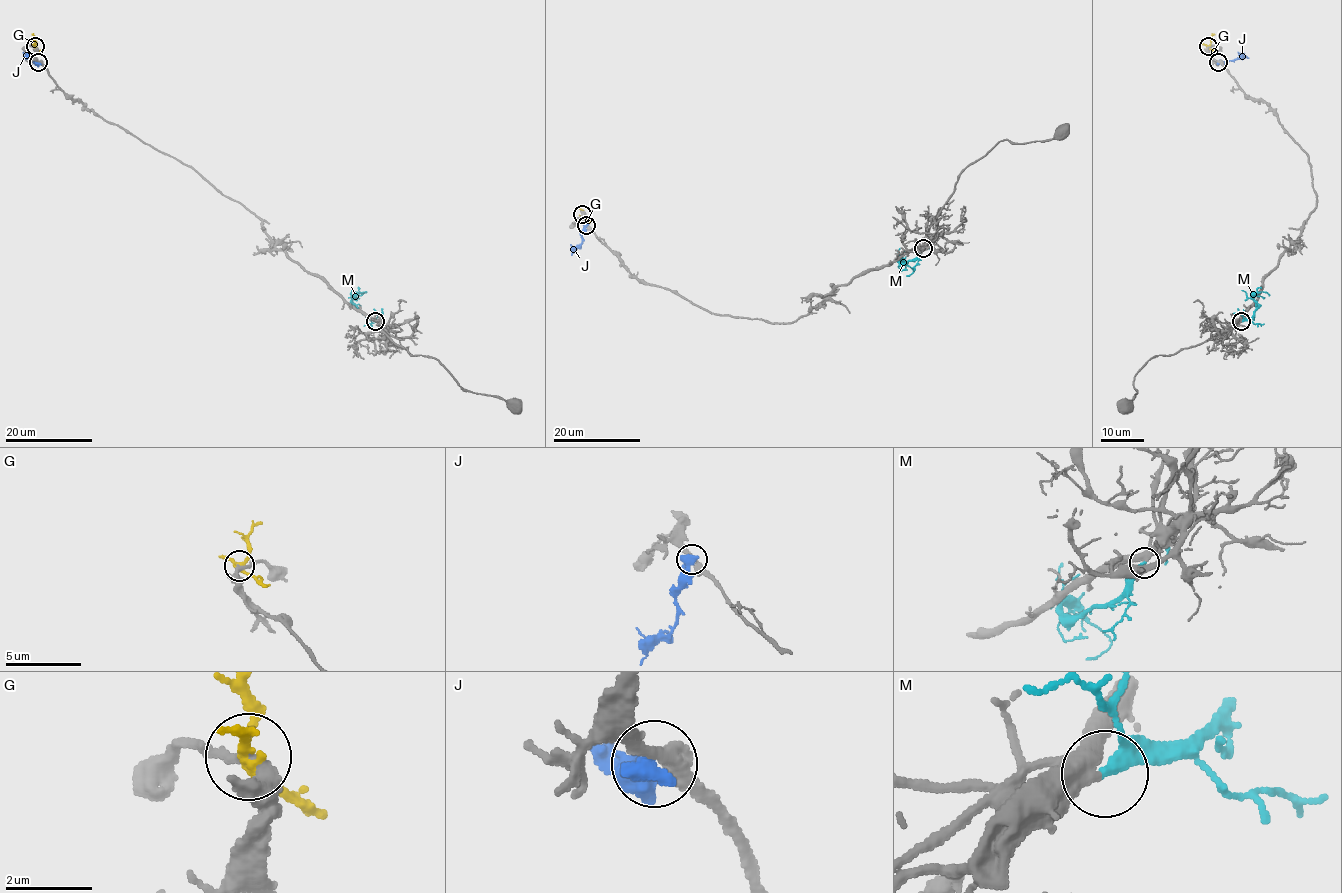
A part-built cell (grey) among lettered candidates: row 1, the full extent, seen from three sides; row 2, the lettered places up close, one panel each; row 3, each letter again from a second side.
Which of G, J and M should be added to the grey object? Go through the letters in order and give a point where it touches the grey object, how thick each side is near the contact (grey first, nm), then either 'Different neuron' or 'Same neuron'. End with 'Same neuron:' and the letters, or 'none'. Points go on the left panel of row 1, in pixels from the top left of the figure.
G: Touches grey at (35, 46). Thickness 240 nm (grey) against 200 nm. Different neuron
J: Touches grey at (38, 62). Thickness 320 nm (grey) against 500 nm. Different neuron
M: Touches grey at (375, 321). Thickness 360 nm (grey) against 260 nm. Same neuron
Same neuron: M

